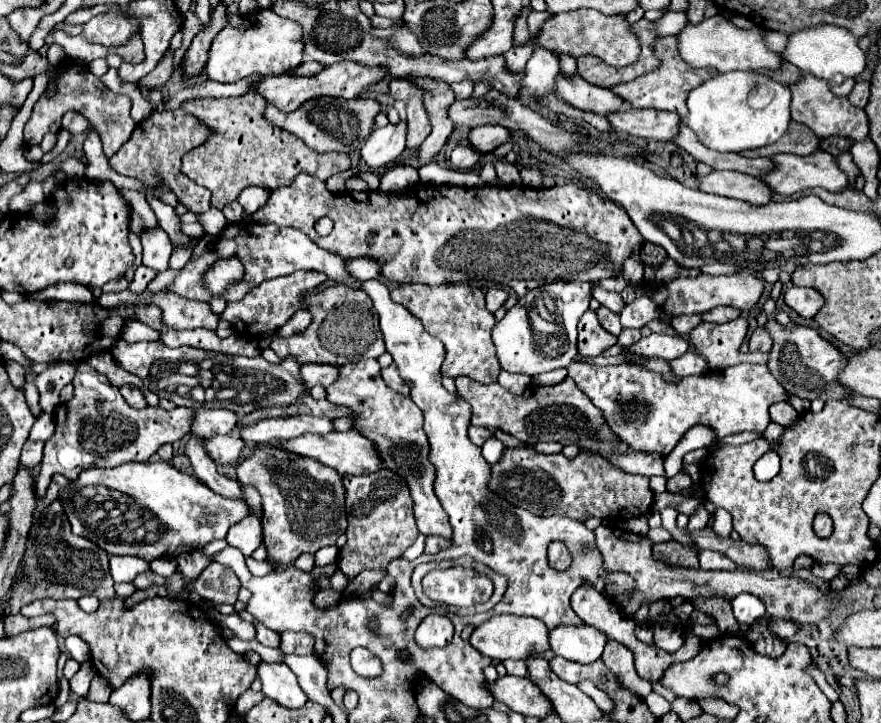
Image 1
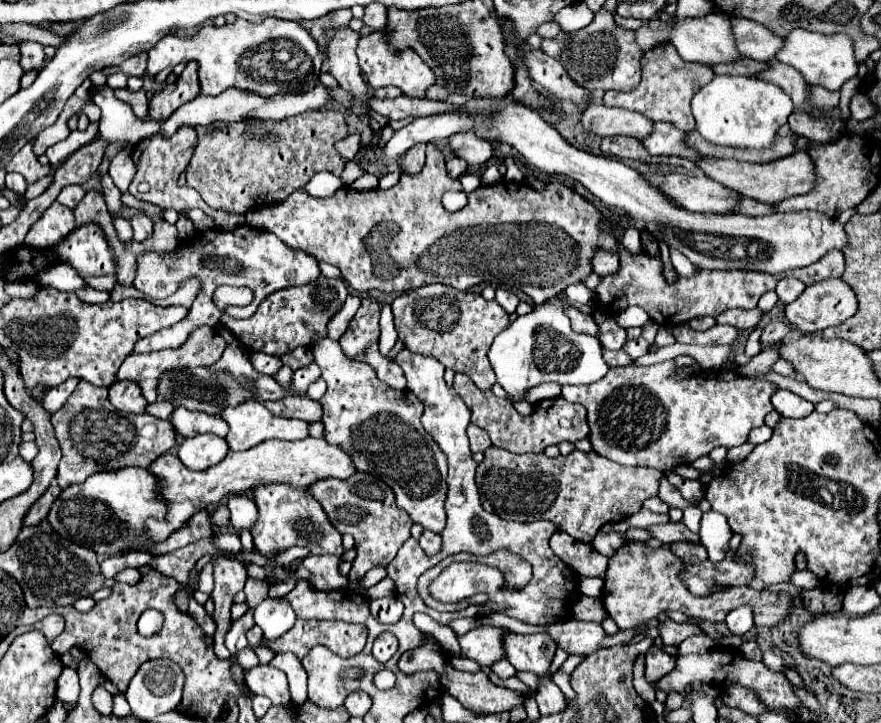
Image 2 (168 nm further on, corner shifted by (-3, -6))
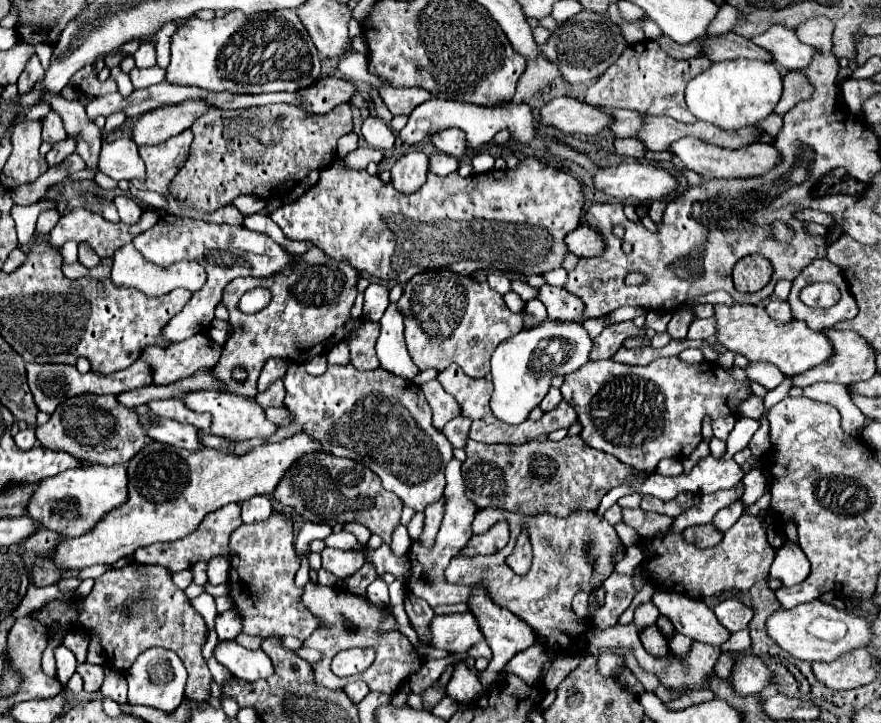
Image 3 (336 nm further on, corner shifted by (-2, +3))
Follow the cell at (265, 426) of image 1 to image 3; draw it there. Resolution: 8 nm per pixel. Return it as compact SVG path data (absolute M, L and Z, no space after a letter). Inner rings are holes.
M200 389L200 391L184 393L178 399L194 413L210 413L212 415L210 433L218 433L220 437L230 437L234 441L252 439L252 437L270 437L270 433L274 433L276 429L276 425L266 419L264 409L256 403L256 399L250 399L250 397L240 397L234 393L224 393L224 391Z

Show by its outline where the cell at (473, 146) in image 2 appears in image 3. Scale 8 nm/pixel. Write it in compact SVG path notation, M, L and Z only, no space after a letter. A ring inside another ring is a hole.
M444 129L442 133L436 133L434 137L430 137L430 141L442 153L448 153L454 157L466 155L466 133L462 133L460 129Z

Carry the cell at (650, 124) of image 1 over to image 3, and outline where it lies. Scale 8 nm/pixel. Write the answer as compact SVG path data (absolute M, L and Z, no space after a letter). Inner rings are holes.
M558 97L540 109L540 125L554 127L566 135L596 135L606 129L610 117L596 107L572 97Z

